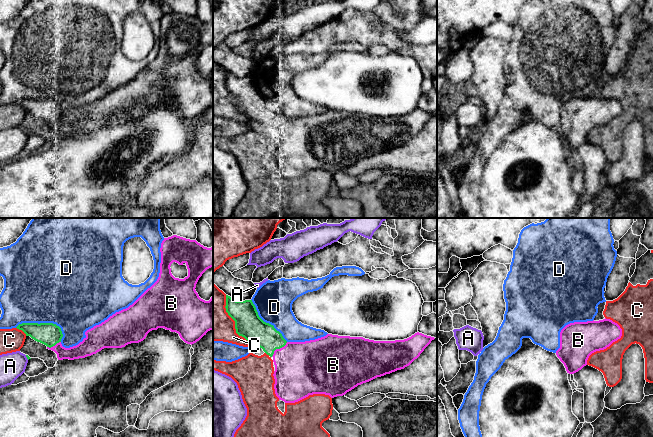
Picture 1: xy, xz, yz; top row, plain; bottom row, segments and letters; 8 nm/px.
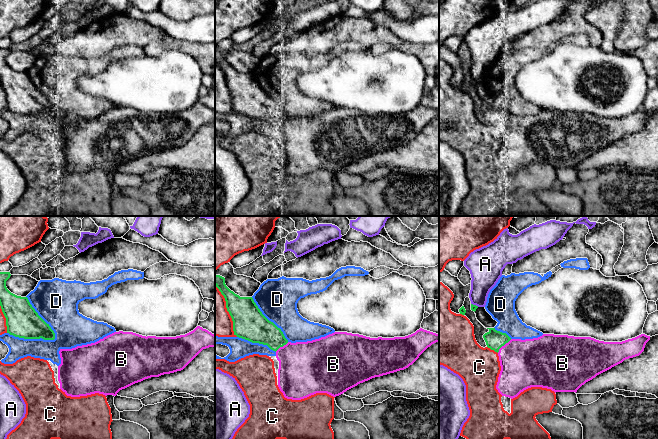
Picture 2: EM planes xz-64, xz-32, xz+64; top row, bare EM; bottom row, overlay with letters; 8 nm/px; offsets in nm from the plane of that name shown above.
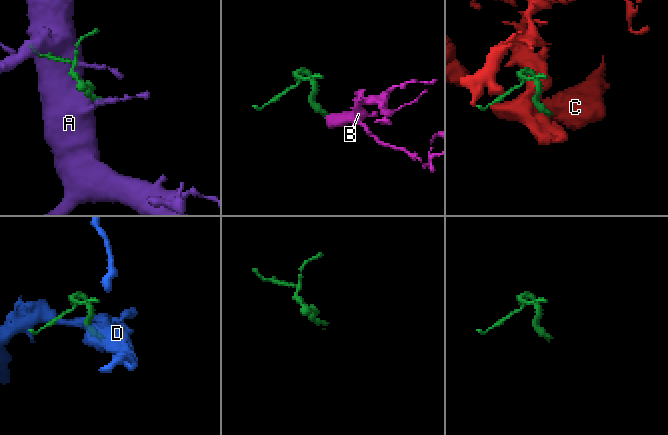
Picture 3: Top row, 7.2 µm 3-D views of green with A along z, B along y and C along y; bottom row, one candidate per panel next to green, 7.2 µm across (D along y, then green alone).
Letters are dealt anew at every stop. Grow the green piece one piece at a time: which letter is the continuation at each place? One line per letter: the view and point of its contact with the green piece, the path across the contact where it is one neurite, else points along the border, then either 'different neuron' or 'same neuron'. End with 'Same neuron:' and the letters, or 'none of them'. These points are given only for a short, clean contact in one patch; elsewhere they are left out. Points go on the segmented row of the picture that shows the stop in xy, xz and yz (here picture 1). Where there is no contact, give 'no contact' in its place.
A: contact xy (26, 356); different neuron
B: contact xz (278, 348); same neuron
C: contact xz (234, 320); different neuron
D: contact xy (42, 323); different neuron
Same neuron: B

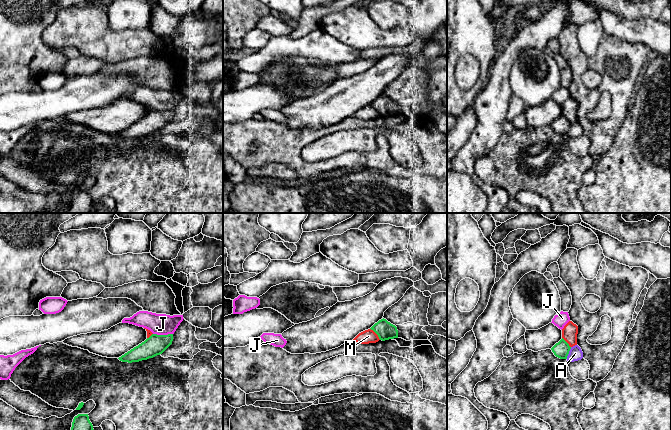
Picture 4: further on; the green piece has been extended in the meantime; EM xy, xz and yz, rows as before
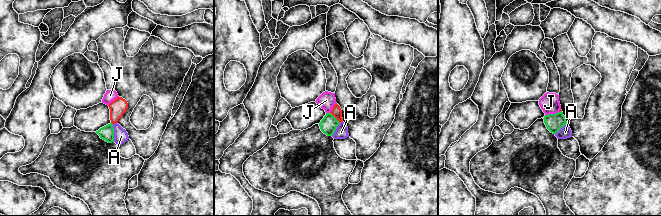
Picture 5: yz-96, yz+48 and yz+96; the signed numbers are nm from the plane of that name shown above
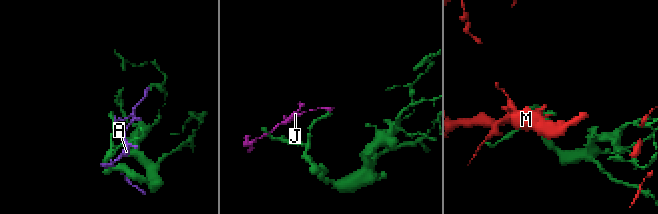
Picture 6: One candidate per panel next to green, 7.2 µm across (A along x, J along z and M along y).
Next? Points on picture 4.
A: contact yz (568, 353); different neuron
J: contact xy (163, 335); border xy (153, 333), (172, 334); different neuron
M: contact xz (376, 333); border xz (370, 328), (380, 339); different neuron
Same neuron: none of them

